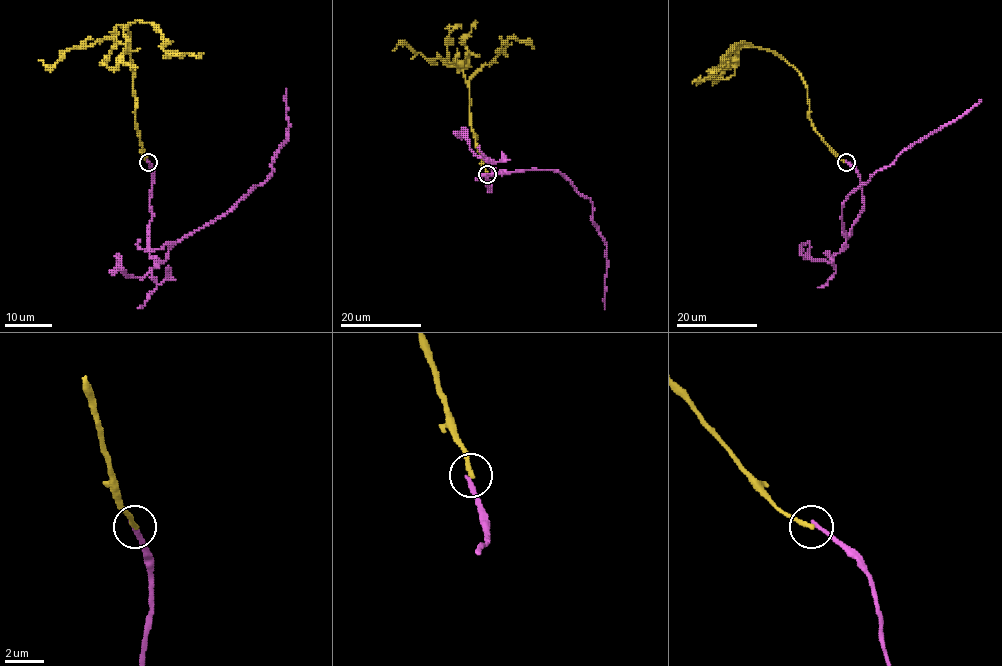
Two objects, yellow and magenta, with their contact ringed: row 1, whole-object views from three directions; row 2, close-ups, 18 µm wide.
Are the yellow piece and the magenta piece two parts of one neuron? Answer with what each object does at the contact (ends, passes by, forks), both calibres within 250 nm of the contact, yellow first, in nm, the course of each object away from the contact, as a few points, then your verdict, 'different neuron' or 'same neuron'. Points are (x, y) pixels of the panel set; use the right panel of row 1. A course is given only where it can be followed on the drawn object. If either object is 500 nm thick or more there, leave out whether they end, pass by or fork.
yellow ends there; magenta ends there; 240 nm thick on the yellow side, 240 nm on the other; yellow runs (846, 162), (815, 129), (808, 89), (794, 67), (773, 53), (742, 45), (716, 80), (723, 76); magenta runs (846, 162), (858, 174), (863, 203), (847, 237), (842, 203), (853, 191), (980, 99); different neuron

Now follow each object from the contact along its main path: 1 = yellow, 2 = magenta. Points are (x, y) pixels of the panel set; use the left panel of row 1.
1: (149, 162), (136, 123), (125, 27), (118, 26), (113, 36), (94, 44), (69, 49), (53, 66), (39, 61)
2: (149, 162), (151, 249), (182, 240), (213, 222), (271, 175), (272, 156), (288, 139), (286, 88)

